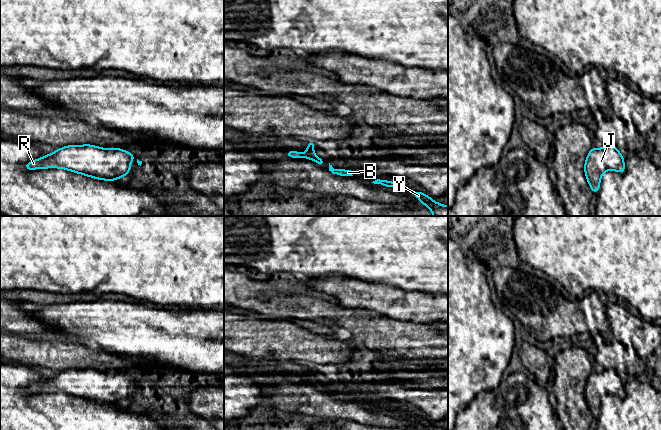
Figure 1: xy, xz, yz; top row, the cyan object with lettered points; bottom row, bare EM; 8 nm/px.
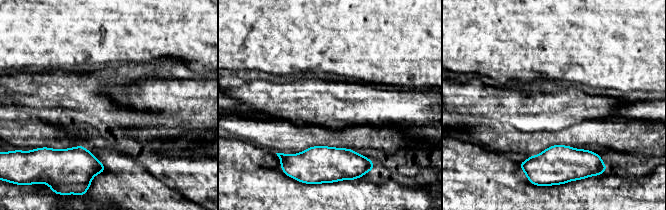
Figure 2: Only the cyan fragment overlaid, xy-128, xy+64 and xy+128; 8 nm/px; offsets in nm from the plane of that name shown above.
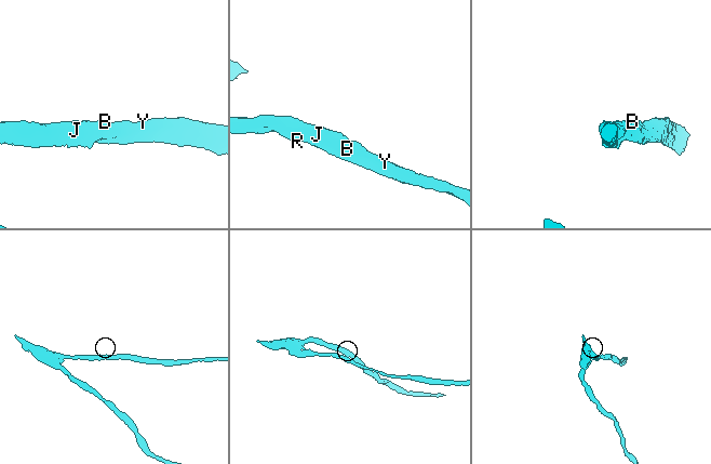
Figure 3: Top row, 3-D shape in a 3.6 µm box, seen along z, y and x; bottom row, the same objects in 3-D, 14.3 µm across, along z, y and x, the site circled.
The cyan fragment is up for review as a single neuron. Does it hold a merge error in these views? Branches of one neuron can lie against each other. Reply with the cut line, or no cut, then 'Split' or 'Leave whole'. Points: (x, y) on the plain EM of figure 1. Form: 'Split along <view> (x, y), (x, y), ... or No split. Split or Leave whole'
No split. Leave whole

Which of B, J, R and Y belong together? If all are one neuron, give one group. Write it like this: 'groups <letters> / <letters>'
groups B J R Y

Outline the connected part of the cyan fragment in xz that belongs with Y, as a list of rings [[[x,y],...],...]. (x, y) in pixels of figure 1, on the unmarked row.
[[[412,416],[415,421],[421,425],[425,430],[445,430],[440,427],[436,427],[433,423],[431,423],[428,419],[422,416]]]

